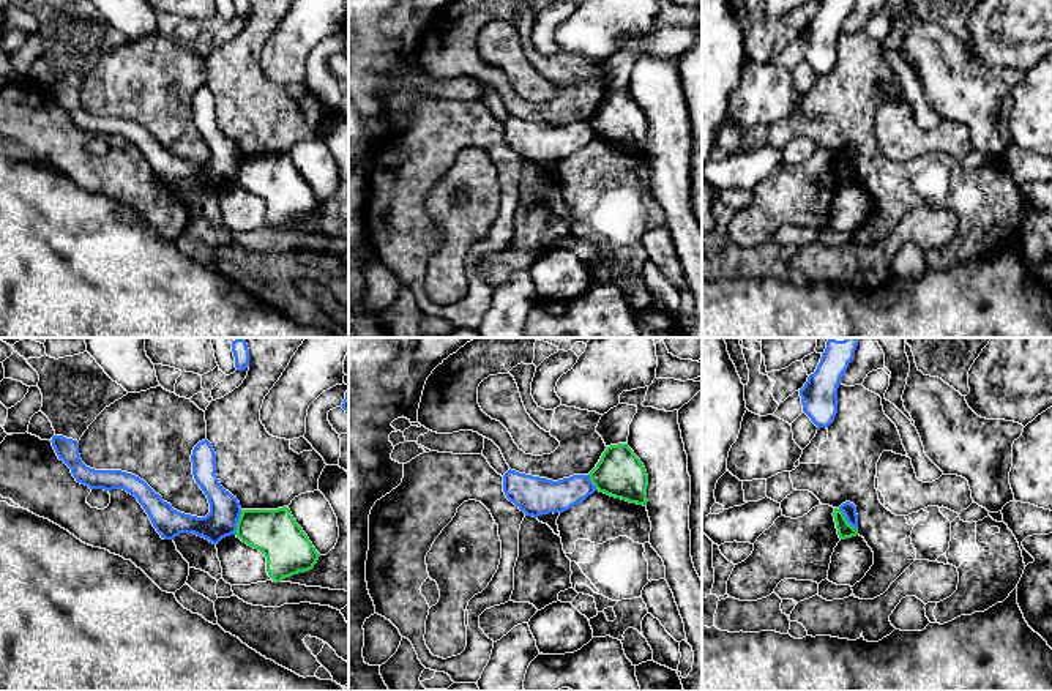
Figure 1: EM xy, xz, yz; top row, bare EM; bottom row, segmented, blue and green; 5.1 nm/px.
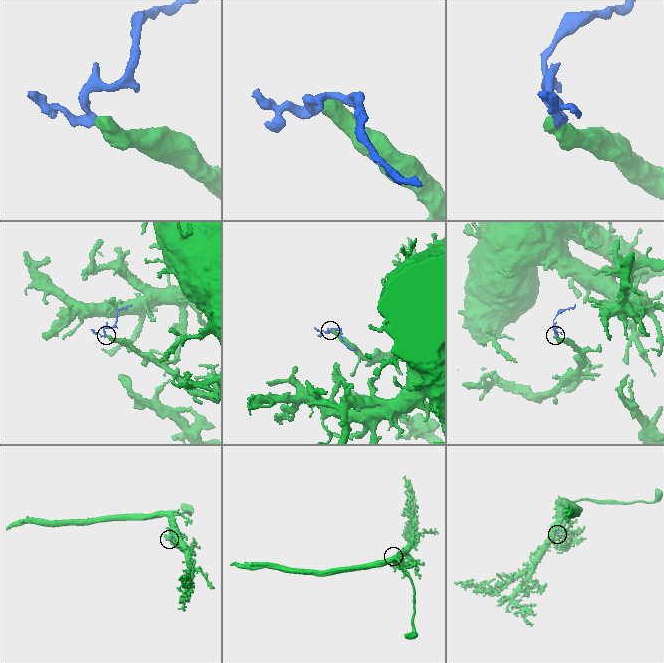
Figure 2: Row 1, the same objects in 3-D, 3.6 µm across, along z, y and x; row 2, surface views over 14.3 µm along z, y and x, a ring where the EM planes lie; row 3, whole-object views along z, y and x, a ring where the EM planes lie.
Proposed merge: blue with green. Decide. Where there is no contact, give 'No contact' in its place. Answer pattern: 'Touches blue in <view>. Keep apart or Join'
Touches blue in xy. Keep apart

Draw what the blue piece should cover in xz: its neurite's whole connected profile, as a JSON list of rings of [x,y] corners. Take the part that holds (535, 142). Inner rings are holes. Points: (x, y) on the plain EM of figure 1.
[[[508,117],[503,139],[525,162],[538,164],[563,159],[596,137],[588,121],[573,121],[558,128]]]

